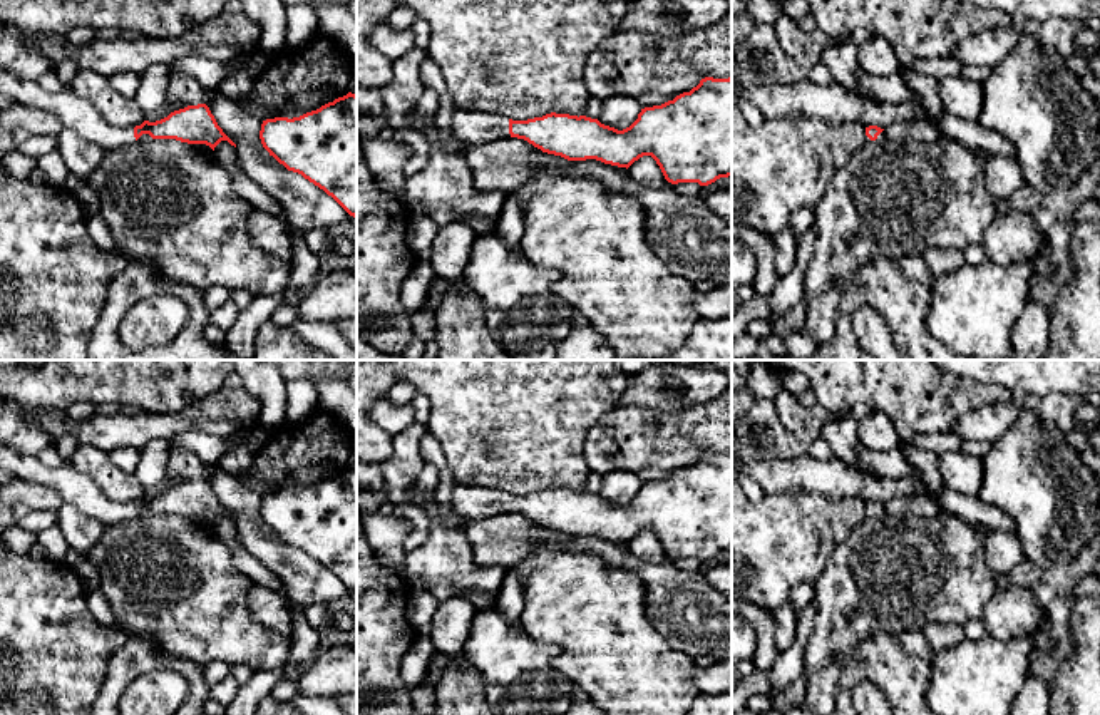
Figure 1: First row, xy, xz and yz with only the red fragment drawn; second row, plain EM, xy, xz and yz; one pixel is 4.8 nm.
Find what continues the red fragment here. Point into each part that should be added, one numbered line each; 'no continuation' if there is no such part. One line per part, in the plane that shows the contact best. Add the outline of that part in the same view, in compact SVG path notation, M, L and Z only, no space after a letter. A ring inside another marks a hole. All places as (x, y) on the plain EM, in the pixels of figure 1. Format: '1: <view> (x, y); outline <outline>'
1: xz (469, 503); outline M457 484L452 494L452 509L462 521L496 517L511 512L509 494L497 489Z

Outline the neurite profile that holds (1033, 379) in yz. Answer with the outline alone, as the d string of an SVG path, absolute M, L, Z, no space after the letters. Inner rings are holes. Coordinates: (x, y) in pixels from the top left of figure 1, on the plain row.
M931 360L979 383L996 383L1031 400L1048 394L1083 395L1100 388L1100 360Z

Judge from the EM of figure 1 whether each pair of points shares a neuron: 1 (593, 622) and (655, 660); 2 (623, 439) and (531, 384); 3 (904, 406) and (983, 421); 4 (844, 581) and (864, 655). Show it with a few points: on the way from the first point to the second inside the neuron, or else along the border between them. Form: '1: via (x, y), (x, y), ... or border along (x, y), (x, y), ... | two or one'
1: via (608, 637), (632, 660), (640, 660) | one
2: border along (618, 404), (586, 434), (583, 459) | two
3: border along (998, 402), (966, 411), (950, 429) | two
4: border along (893, 633), (866, 638), (851, 653), (839, 678) | two

